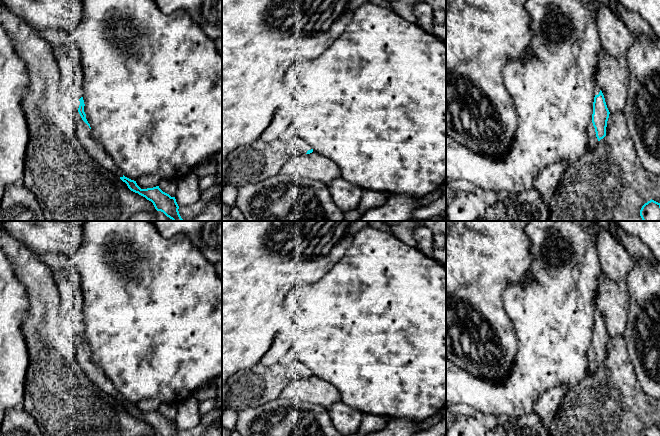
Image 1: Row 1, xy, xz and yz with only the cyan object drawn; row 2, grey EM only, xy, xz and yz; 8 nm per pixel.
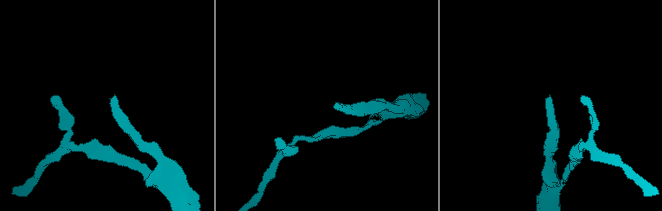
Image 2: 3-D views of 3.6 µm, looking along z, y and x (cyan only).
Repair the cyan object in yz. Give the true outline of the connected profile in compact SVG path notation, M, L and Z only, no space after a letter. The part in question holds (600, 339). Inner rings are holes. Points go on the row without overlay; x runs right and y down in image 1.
M599 309L595 310L595 321L593 326L592 347L595 352L598 365L606 360L607 345L609 342L609 334L607 332L604 319Z

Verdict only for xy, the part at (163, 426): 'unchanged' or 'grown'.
unchanged

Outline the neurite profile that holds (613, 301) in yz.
M603 274L596 301L610 337L624 336L630 311L626 282L616 282Z

